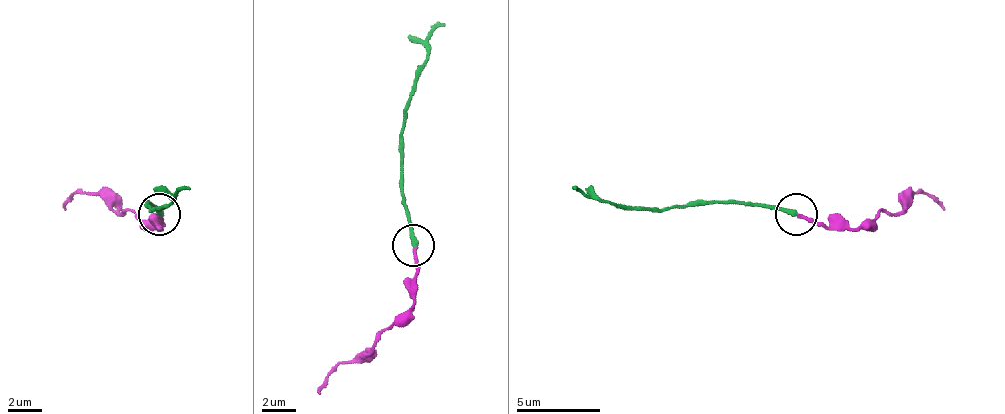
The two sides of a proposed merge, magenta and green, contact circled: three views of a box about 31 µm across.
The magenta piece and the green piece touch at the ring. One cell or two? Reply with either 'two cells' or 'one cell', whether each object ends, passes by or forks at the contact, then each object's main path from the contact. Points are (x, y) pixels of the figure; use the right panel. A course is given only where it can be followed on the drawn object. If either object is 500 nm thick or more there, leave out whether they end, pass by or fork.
one cell; magenta ends there; green ends there; magenta runs (797, 215), (864, 227), (880, 211), (897, 215), (914, 194), (943, 211); green runs (797, 215), (751, 202), (613, 206), (571, 186)

